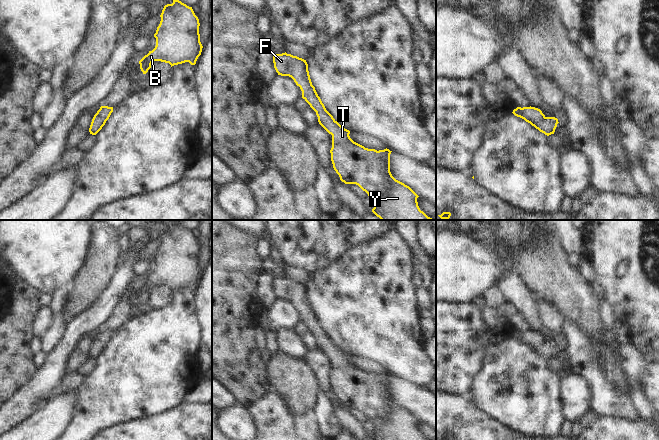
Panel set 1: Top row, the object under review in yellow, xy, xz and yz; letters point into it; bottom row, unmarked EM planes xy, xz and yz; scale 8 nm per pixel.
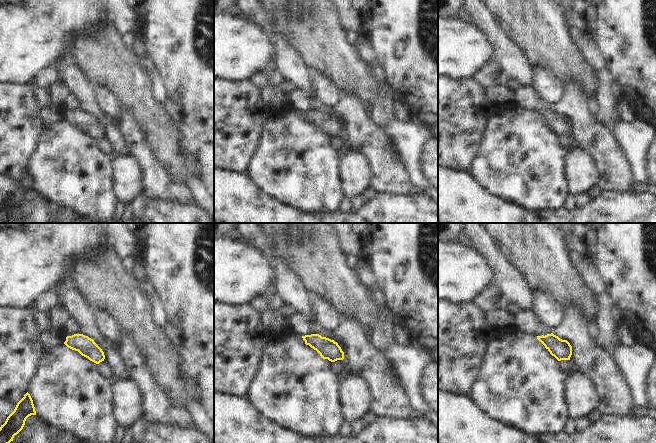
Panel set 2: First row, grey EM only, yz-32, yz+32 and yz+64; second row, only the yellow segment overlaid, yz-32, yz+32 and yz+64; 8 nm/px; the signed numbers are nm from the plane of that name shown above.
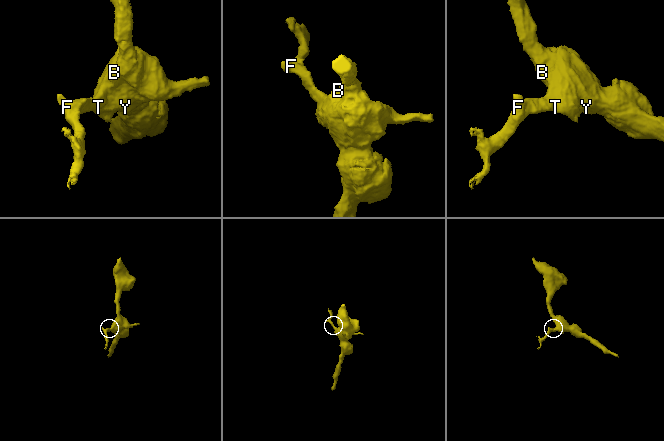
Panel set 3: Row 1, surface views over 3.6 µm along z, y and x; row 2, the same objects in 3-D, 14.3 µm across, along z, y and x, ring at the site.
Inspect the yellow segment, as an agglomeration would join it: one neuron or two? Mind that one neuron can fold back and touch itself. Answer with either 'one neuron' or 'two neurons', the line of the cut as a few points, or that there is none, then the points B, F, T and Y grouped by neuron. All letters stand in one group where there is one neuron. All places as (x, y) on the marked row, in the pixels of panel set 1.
one neuron | no cut | B F T Y

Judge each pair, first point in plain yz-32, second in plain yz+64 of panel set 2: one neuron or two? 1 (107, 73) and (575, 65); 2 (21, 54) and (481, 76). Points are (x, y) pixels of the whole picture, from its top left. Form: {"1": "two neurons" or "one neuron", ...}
{"1": "one neuron", "2": "two neurons"}

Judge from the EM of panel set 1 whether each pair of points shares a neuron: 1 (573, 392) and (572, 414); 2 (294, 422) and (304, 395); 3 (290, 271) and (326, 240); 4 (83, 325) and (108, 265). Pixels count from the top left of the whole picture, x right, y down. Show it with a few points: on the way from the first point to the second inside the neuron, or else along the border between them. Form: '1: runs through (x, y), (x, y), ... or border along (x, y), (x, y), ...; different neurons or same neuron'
1: runs through (573, 397), (573, 409); same neuron
2: border along (283, 395), (289, 408), (294, 413), (311, 413); different neurons
3: border along (287, 264), (303, 267), (311, 273); different neurons
4: border along (106, 288), (91, 306), (72, 320); different neurons

